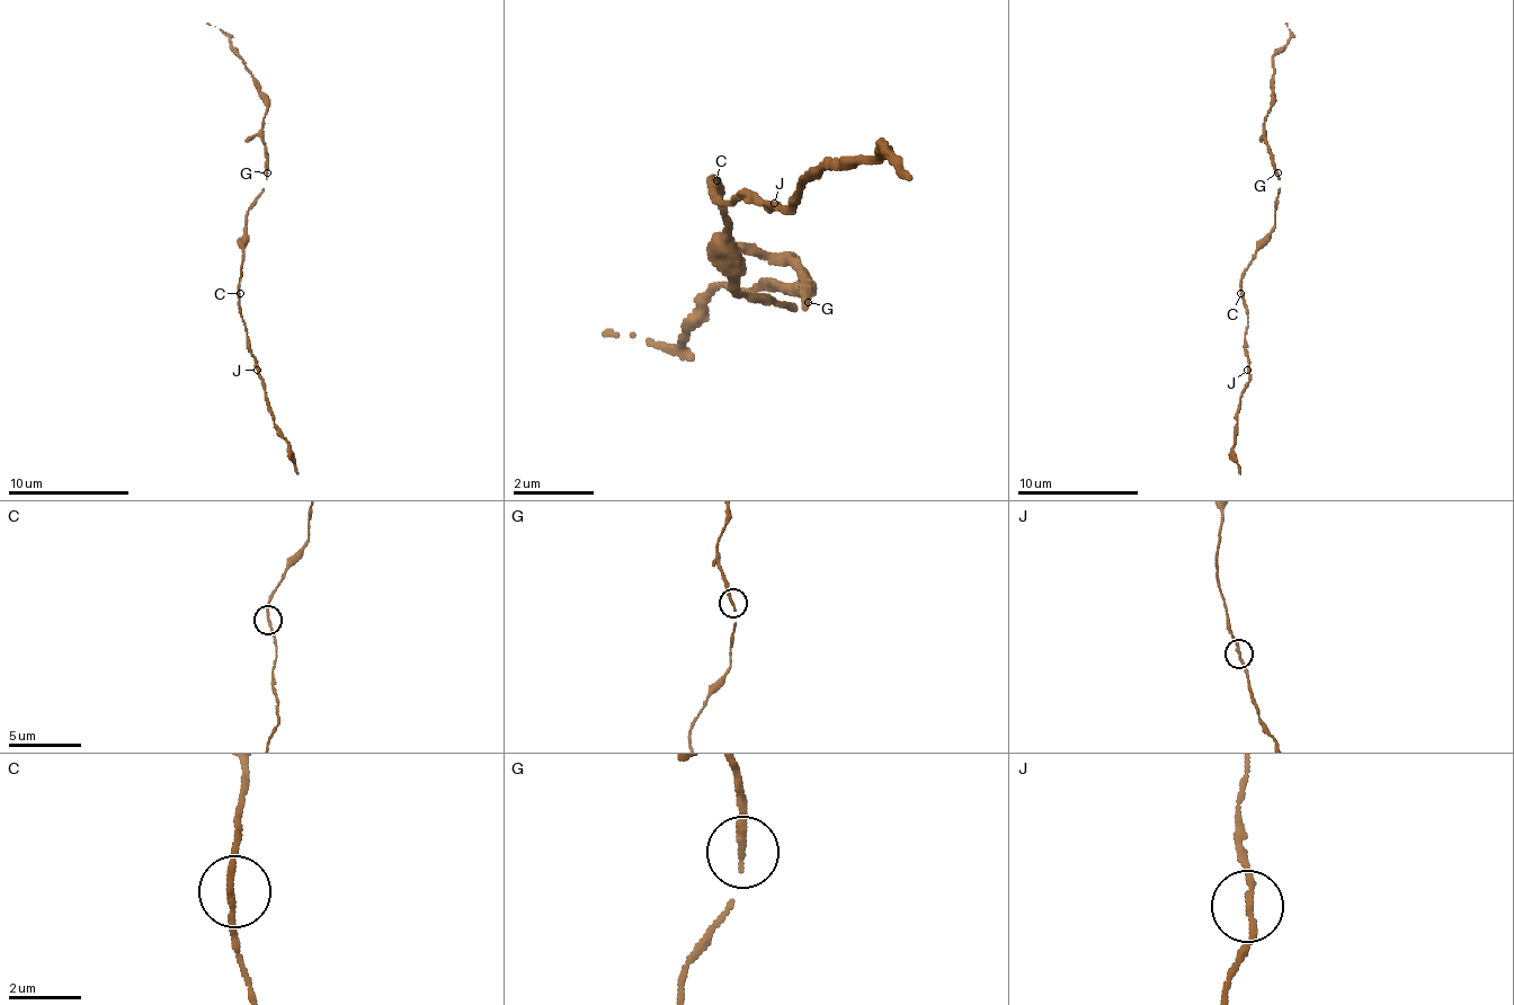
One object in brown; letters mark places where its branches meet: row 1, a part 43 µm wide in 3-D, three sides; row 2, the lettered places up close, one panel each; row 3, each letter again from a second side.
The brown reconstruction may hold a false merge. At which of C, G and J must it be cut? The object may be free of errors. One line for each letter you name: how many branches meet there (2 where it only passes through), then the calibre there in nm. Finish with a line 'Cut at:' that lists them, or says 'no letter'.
Cut at: no letter

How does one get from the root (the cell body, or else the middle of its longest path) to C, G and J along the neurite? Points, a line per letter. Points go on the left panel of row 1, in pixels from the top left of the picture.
C: (242, 239), (240, 293)
G: (242, 239), (246, 212), (264, 187), (267, 172)
J: (242, 239), (240, 318), (258, 368)

